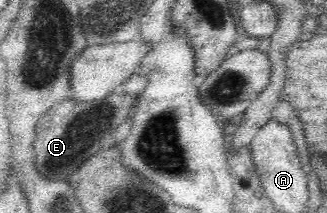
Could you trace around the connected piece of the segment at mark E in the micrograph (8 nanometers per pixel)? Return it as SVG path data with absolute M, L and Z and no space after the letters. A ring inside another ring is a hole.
M116 91L101 101L78 103L68 99L51 107L39 119L33 143L37 171L53 181L68 181L68 175L73 170L112 142L115 129L131 117L131 111L135 107L134 102L128 96Z

